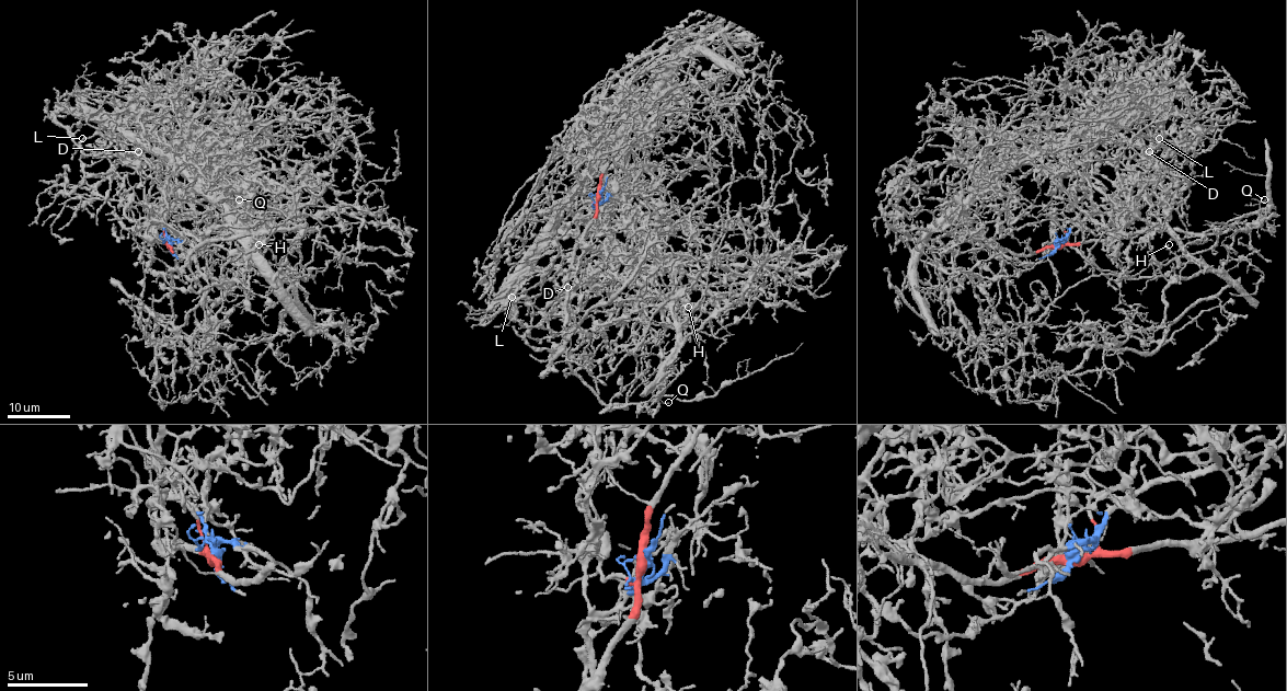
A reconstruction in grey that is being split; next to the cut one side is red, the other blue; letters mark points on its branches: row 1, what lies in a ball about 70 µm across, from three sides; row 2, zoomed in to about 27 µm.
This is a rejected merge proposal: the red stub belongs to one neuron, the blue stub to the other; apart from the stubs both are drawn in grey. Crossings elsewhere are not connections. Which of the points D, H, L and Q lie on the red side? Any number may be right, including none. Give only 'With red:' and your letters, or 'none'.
With red: Q

